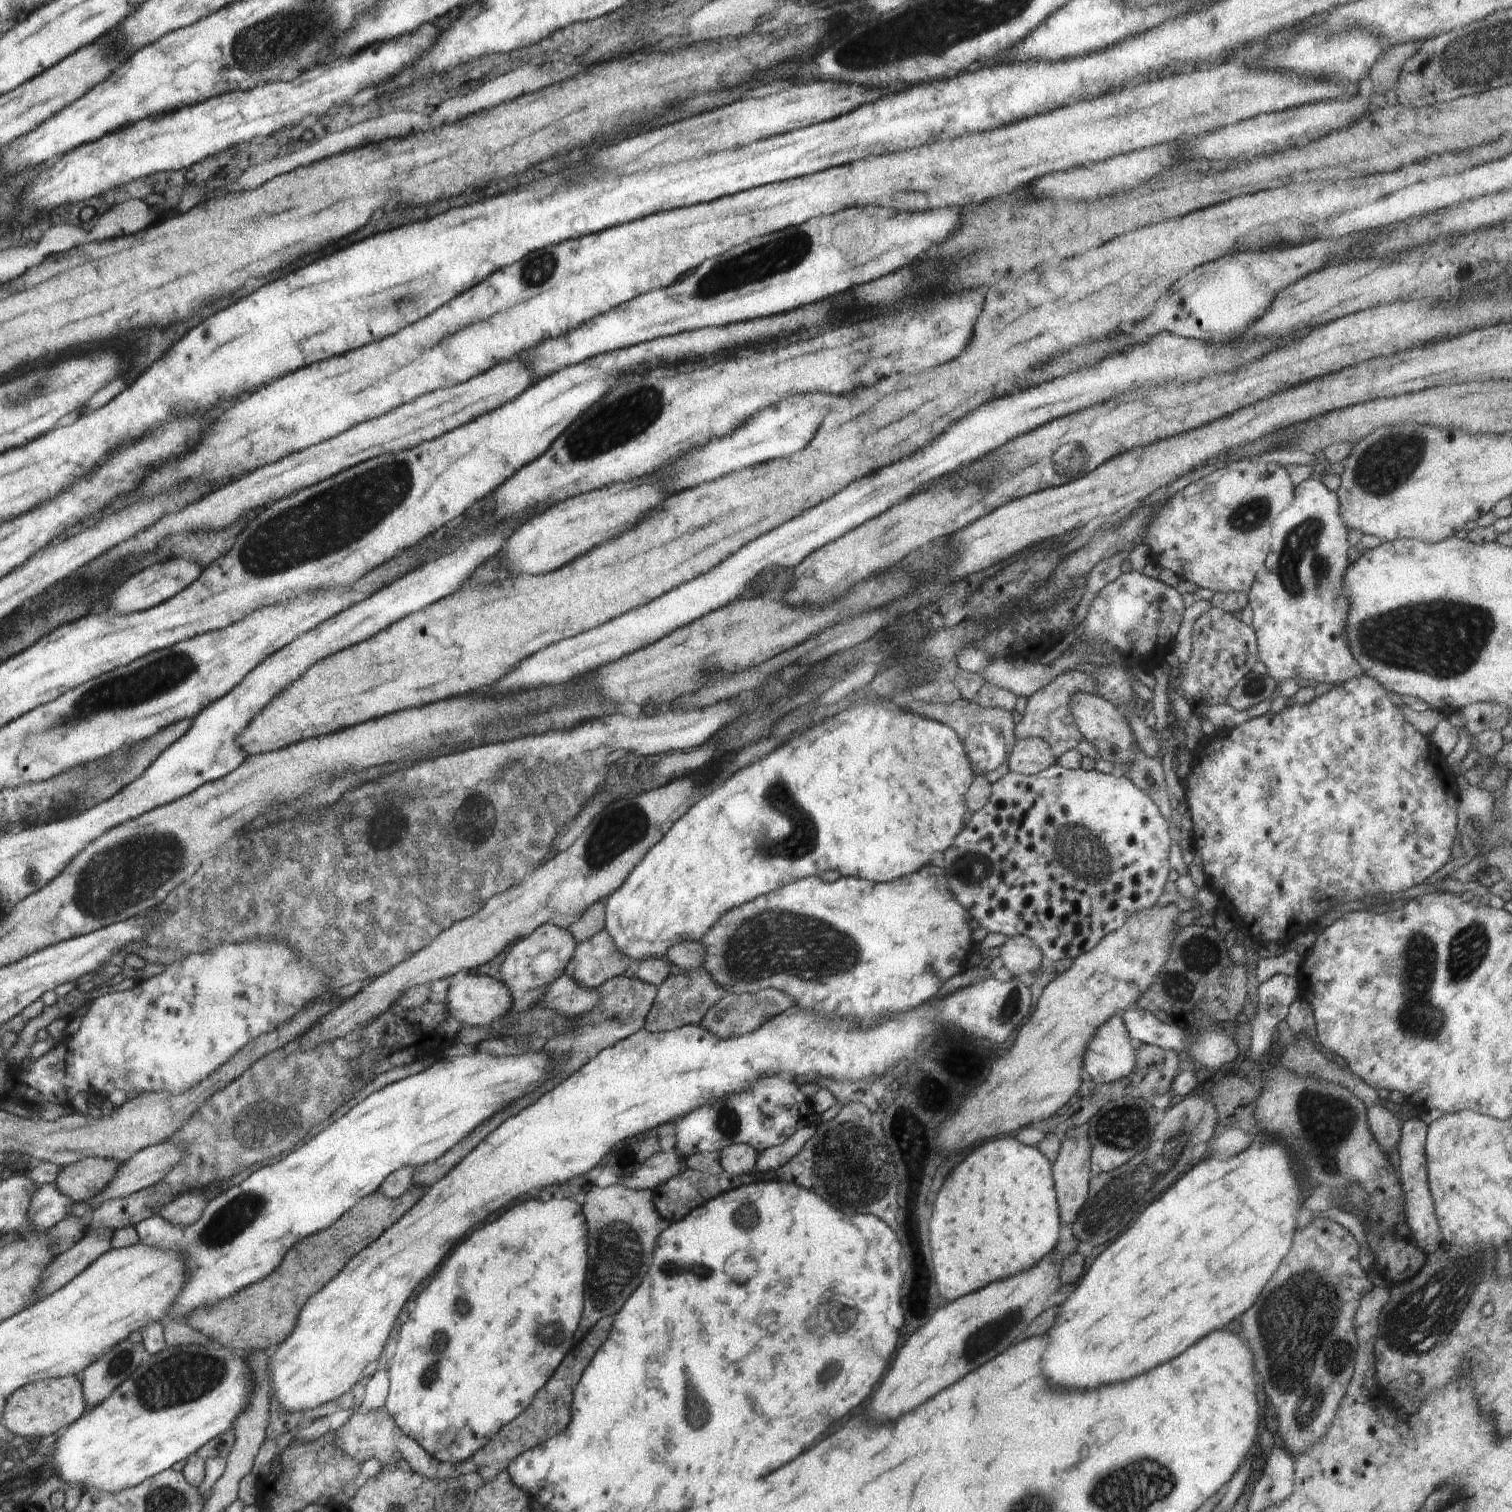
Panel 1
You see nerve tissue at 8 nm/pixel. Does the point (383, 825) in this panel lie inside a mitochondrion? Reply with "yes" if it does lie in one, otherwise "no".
yes

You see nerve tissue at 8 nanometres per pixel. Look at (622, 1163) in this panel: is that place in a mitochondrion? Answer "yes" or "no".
yes

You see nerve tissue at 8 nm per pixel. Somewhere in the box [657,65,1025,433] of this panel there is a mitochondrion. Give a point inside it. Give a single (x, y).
(757, 265)

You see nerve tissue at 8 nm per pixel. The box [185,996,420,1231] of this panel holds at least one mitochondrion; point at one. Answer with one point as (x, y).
(254, 1127)

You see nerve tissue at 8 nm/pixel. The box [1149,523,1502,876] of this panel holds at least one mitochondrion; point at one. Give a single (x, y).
(1443, 640)

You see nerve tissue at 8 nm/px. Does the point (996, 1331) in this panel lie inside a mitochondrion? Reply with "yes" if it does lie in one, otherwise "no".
yes

